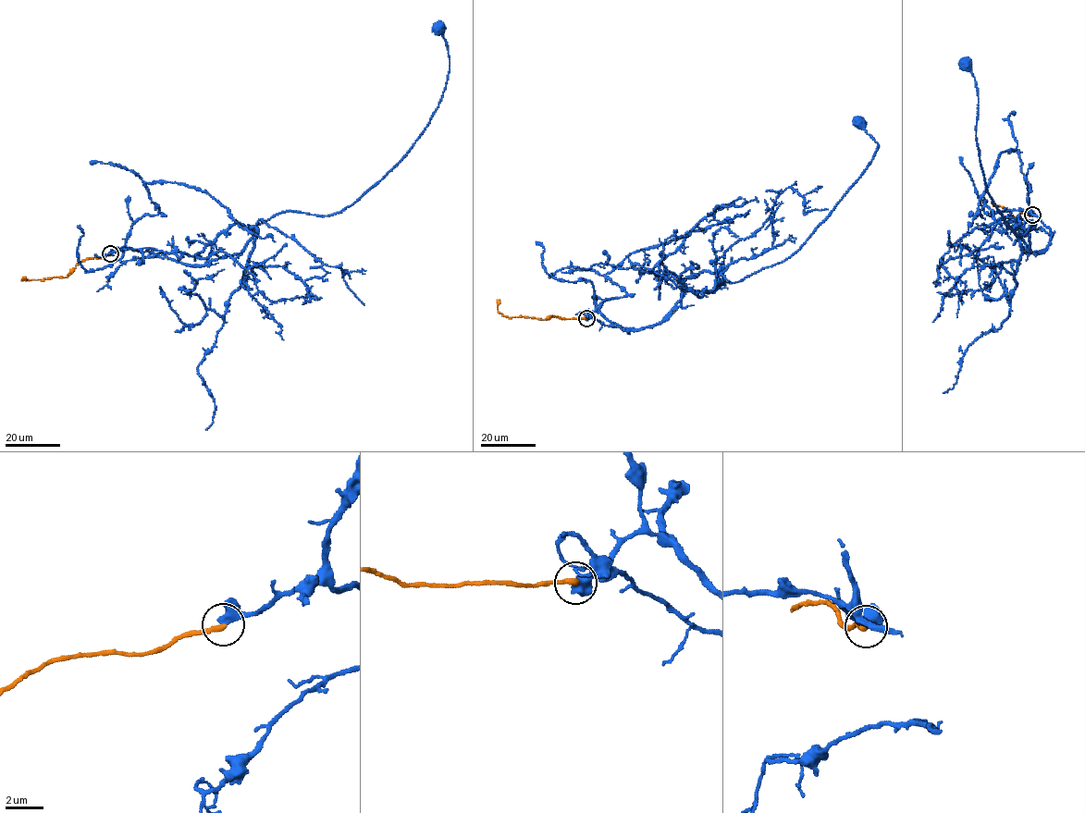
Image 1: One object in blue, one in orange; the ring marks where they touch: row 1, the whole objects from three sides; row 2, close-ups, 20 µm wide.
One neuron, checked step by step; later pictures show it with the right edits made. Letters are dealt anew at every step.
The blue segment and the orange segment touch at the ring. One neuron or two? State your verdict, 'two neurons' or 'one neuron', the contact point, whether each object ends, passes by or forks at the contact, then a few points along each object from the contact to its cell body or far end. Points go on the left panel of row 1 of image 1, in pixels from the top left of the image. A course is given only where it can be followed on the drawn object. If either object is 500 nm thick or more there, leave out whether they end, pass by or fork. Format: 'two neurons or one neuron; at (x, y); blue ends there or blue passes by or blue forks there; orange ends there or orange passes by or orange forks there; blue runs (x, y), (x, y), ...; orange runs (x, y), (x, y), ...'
one neuron; at (110, 253); blue passes by; orange ends there; blue runs (110, 253), (206, 265), (274, 216), (359, 198), (441, 99), (437, 27); orange runs (110, 253), (84, 259), (66, 277), (21, 279), (25, 277)

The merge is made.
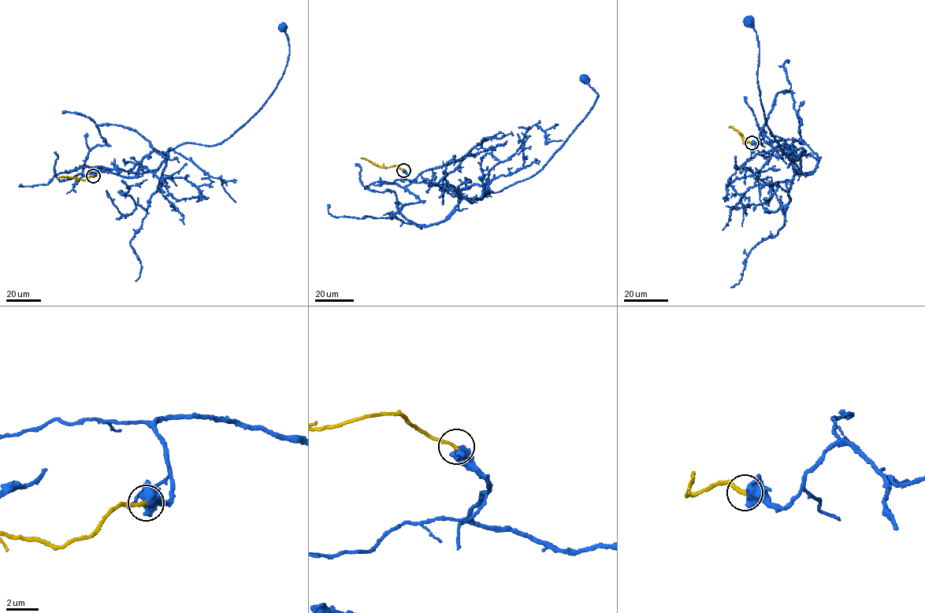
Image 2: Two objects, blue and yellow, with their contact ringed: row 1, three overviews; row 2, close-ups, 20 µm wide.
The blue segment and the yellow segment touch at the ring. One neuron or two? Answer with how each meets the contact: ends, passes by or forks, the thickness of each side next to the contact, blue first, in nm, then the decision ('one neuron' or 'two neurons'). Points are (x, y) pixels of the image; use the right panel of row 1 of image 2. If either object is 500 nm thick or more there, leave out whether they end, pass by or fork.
750/200 nm | one neuron

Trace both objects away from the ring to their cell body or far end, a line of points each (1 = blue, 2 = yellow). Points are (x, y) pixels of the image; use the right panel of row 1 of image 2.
1: (752, 143), (766, 136), (782, 158), (791, 144), (805, 151), (792, 160), (767, 124), (748, 20)
2: (752, 143), (744, 143), (740, 132), (729, 128)

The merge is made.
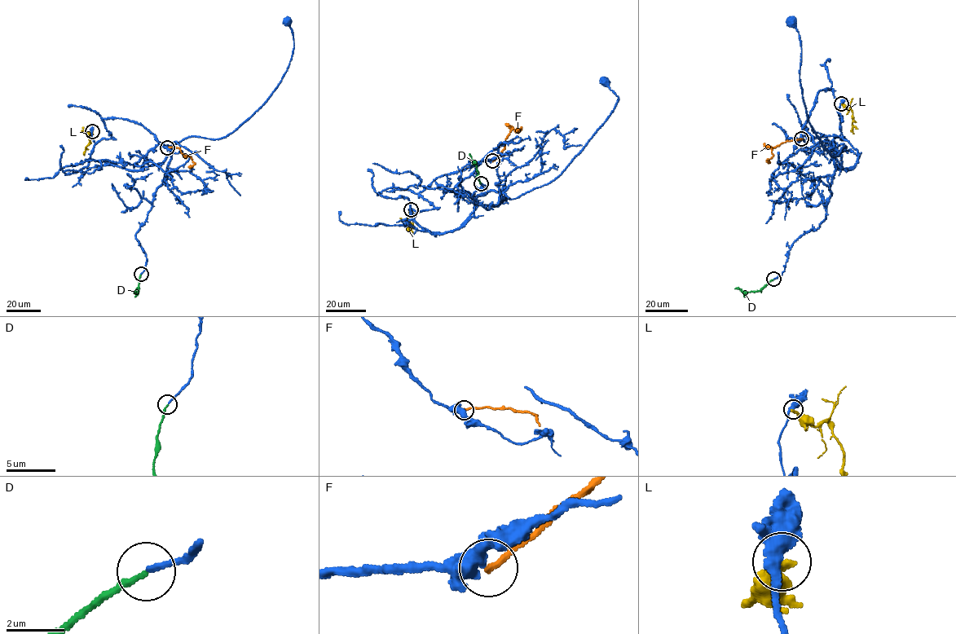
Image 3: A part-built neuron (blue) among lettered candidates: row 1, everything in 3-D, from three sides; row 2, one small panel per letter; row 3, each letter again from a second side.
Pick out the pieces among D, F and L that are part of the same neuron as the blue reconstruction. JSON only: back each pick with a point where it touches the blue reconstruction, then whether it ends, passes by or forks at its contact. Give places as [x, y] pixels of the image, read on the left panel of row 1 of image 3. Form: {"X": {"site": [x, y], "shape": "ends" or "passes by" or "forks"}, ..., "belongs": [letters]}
{"D": {"site": [141, 274], "shape": "ends"}, "belongs": ["D"]}

